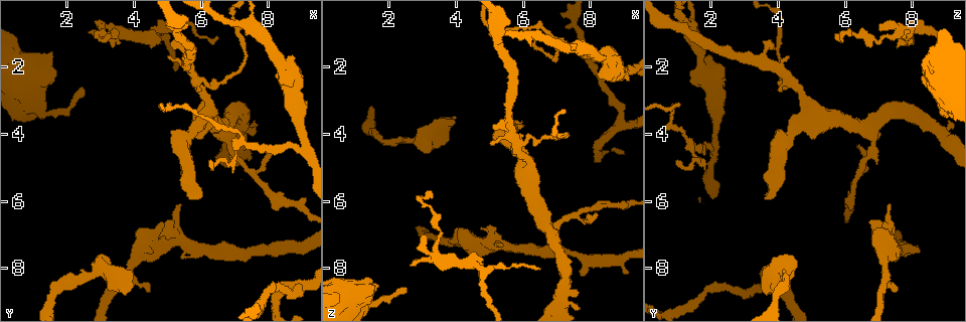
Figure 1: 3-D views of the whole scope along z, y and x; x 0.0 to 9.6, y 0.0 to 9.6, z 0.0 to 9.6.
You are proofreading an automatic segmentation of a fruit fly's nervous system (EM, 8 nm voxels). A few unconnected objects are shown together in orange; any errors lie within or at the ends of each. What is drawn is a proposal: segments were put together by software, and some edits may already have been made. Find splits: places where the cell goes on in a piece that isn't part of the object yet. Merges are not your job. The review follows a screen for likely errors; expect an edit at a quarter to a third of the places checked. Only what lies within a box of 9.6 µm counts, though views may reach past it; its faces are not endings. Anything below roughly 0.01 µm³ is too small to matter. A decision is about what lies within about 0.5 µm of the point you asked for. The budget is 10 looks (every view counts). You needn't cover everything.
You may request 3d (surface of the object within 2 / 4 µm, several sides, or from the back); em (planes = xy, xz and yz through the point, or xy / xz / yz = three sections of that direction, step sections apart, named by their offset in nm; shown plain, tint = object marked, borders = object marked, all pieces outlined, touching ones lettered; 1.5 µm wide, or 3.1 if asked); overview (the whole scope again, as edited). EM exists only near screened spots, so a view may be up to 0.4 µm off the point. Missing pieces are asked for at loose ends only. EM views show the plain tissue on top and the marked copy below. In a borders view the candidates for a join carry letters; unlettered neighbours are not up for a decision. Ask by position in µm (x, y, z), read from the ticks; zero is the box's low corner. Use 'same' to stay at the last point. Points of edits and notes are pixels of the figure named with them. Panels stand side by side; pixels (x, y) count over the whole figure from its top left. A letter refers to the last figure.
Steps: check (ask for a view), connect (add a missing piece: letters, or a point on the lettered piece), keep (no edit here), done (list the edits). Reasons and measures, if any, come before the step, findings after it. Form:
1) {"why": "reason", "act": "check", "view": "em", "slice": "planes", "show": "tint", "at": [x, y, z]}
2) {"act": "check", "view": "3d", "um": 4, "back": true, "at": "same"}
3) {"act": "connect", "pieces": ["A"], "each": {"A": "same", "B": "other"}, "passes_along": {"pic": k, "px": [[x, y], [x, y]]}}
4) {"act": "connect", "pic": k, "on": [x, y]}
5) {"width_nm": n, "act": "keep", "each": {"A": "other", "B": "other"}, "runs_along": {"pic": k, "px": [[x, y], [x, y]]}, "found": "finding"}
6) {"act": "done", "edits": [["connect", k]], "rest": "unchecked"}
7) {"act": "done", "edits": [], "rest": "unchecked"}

{"act": "check", "view": "3d", "um": 2, "at": [3.90, 8.55, 3.45]}

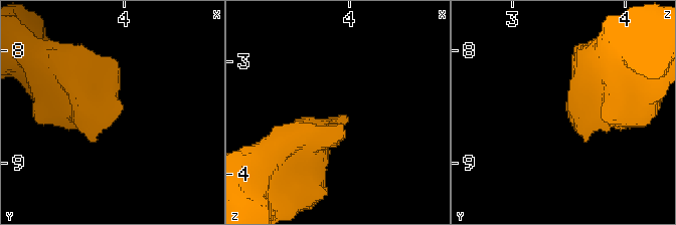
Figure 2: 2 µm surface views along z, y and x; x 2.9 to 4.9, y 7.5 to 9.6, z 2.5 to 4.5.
{"why": "need the tissue", "act": "check", "view": "em", "slice": "planes", "show": "borders", "at": [3.96, 8.52, 3.50]}

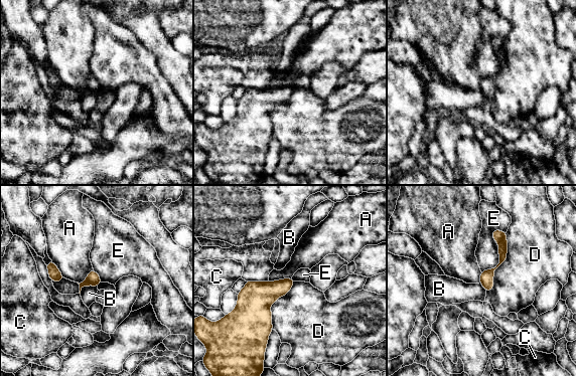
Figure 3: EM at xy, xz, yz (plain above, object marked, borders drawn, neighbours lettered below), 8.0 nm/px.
{"act": "keep", "each": {"A": "other", "B": "other", "C": "other", "D": "other", "E": "other"}, "border": {"pic": 3, "px": [[291, 277], [268, 282]]}, "found": "no lettered piece goes on from it"}

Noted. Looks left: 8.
{"why": "long arm stops here", "act": "check", "view": "em", "slice": "yz", "step": 8, "show": "borders", "at": [3.25, 1.00, 5.70]}

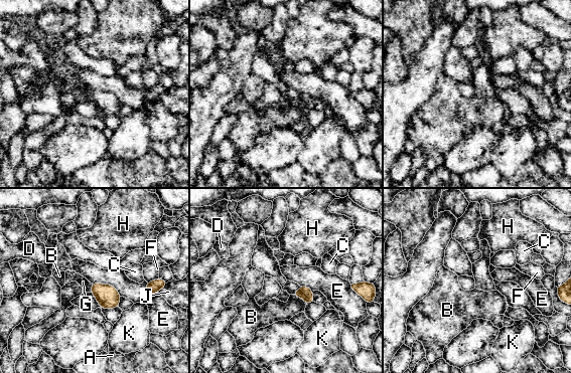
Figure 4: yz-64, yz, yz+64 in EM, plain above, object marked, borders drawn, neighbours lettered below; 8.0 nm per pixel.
{"act": "check", "view": "em", "slice": "xz", "step": 8, "show": "borders", "at": "same"}

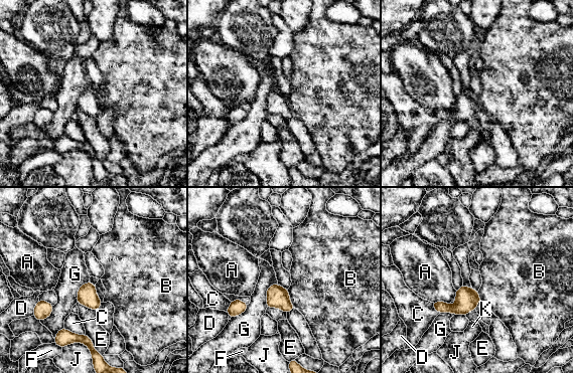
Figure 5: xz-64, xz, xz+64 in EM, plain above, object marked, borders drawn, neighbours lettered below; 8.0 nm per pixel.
{"width_nm": 160, "longest_contact_nm": ["J", 240], "act": "keep", "each": {"A": "other", "B": "other", "C": "other", "D": "other", "E": "other", "F": "other", "G": "other", "J": "other", "K": "other"}, "found": "none of them fits"}

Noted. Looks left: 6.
{"why": "tapers out", "act": "check", "view": "3d", "um": 2, "at": [2.40, 2.60, 8.60]}

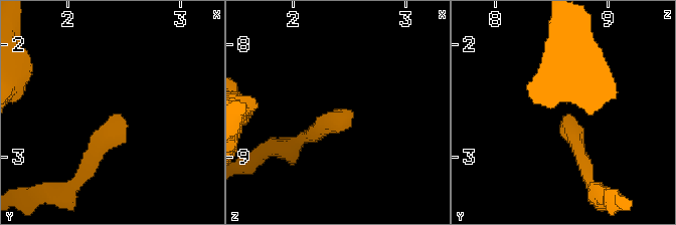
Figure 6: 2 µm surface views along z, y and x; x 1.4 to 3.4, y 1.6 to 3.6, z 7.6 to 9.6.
{"act": "check", "view": "em", "slice": "planes", "show": "borders", "at": [2.44, 2.60, 8.62]}

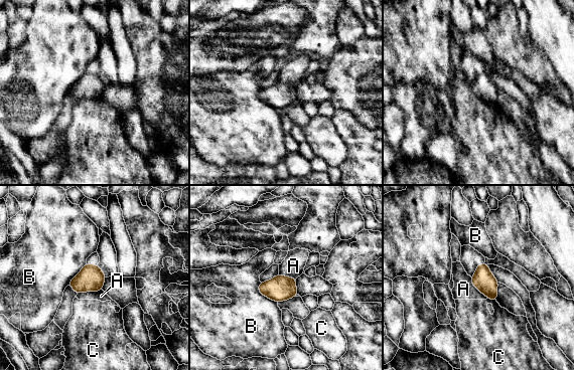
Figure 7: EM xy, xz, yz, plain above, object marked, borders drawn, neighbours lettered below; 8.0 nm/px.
{"width_nm": 170, "act": "keep", "each": {"A": "other", "B": "other", "C": "other"}, "border": {"pic": 7, "px": [[260, 283], [259, 291], [277, 303]]}, "found": "no lettered piece goes on from it"}

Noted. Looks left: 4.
{"why": "an open end", "act": "check", "view": "em", "slice": "planes", "show": "borders", "at": [5.45, 6.10, 7.30]}

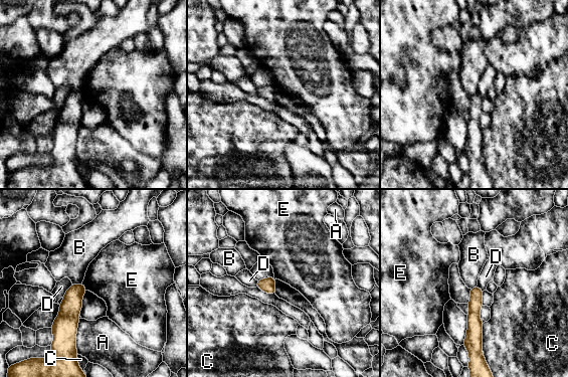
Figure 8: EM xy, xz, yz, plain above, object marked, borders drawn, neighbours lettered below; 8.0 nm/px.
{"act": "keep", "each": {"A": "other", "B": "other", "C": "other", "D": "other", "E": "other"}, "runs_along": {"pic": 8, "px": [[477, 290], [475, 335], [468, 342]]}, "found": "none of them fits"}

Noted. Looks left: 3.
{"act": "done", "edits": [], "rest": "unchecked"}

